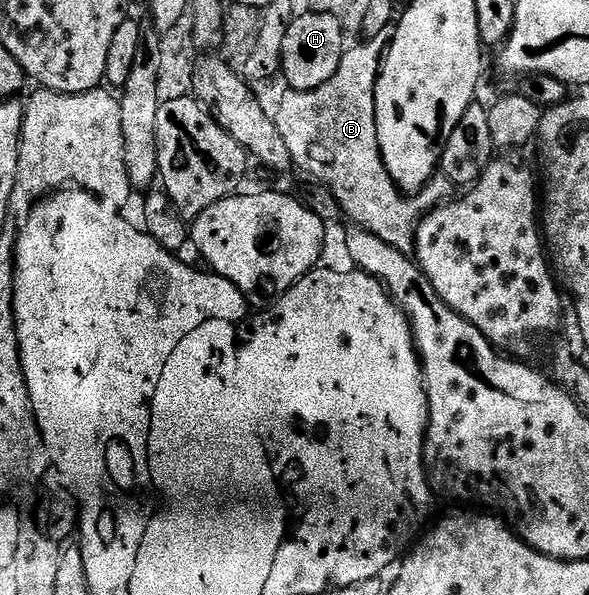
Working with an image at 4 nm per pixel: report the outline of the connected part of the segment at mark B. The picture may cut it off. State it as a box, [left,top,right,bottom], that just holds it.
[276,30,456,255]

